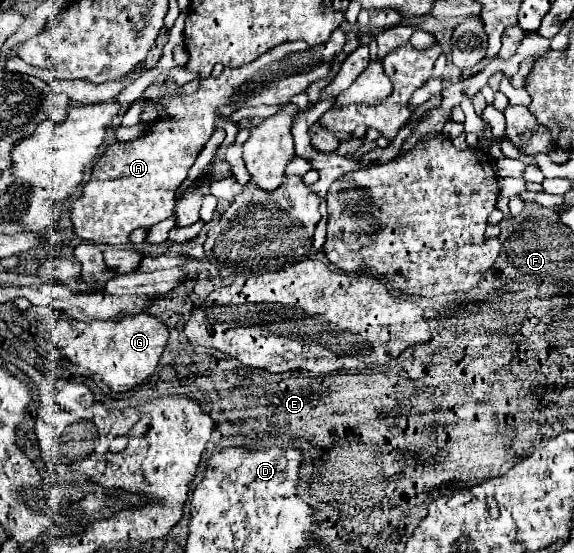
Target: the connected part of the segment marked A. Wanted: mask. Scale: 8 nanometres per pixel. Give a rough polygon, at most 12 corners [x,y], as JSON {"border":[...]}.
{"border":[[345,33],[289,41],[163,93],[175,121],[105,147],[71,207],[123,245],[173,213],[215,113],[283,105],[325,79]]}

